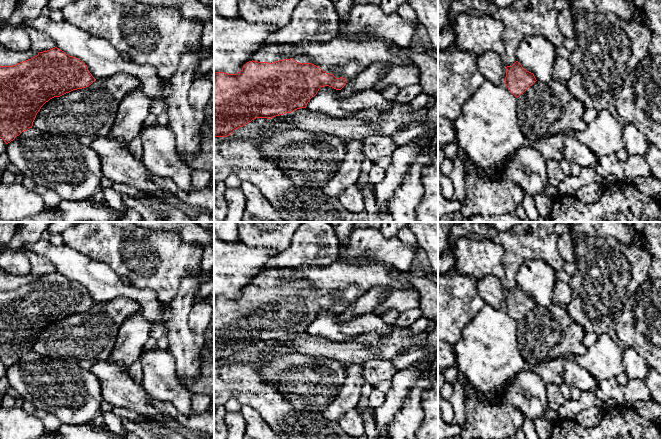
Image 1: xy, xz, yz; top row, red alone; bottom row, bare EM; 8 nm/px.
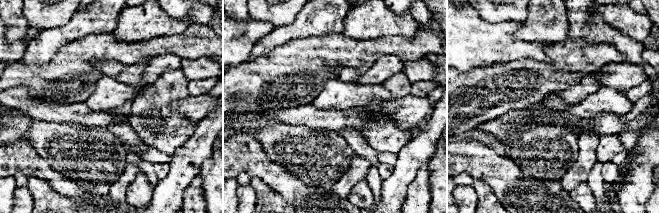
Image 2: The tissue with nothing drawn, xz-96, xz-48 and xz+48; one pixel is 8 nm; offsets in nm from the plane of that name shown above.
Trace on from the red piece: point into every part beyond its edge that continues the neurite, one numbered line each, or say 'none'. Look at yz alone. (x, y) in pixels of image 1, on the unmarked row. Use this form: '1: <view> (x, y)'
1: yz (490, 288)

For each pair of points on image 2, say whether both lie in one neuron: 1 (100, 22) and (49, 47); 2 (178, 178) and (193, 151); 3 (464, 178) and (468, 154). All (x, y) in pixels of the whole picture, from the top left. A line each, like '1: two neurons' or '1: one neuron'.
1: one neuron
2: one neuron
3: two neurons

